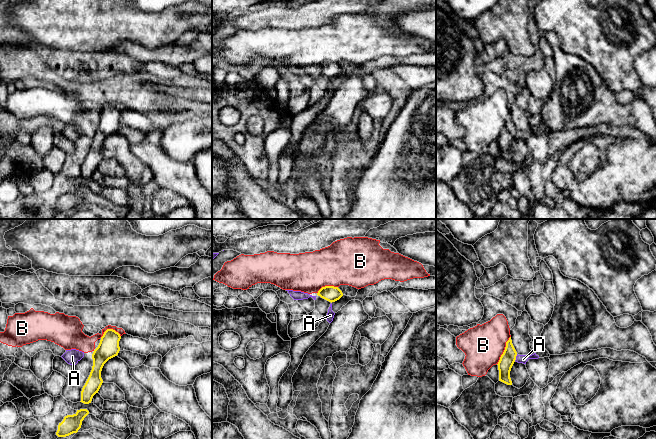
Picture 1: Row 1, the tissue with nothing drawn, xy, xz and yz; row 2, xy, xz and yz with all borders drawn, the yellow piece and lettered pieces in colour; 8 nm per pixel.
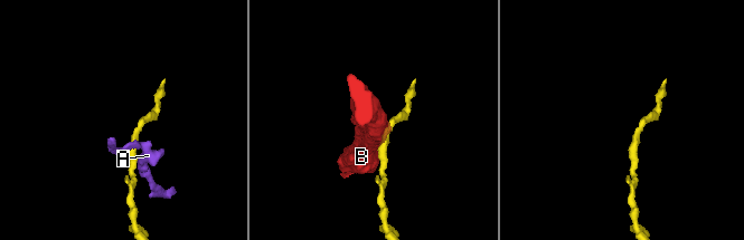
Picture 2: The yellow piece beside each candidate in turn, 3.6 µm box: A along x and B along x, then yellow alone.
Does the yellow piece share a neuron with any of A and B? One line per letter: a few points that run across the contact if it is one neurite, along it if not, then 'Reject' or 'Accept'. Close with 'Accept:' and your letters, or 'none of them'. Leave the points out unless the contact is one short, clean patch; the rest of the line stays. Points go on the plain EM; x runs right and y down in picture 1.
A: Line: yz (517, 130), (514, 136). Reject
B: Reject
Accept: none of them

